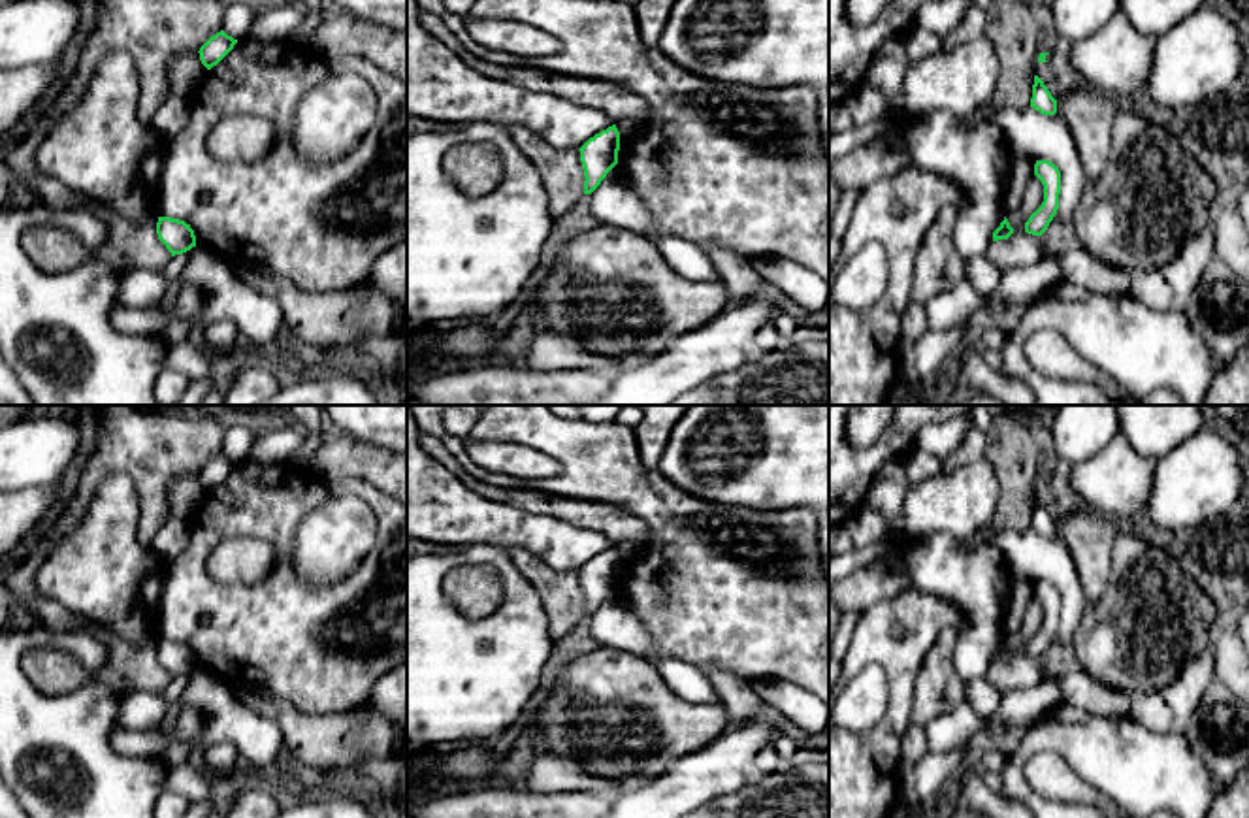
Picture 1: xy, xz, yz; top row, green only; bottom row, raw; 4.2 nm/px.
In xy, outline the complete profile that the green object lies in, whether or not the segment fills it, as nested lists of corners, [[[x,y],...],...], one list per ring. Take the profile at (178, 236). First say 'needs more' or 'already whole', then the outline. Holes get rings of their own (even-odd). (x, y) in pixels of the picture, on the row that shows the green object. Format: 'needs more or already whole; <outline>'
already whole; [[[158,217],[156,222],[158,239],[166,245],[166,249],[175,254],[183,254],[196,247],[196,236],[190,224],[171,217]]]

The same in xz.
already whole; [[[616,124],[590,138],[580,149],[584,168],[584,194],[592,194],[618,164],[620,132]]]

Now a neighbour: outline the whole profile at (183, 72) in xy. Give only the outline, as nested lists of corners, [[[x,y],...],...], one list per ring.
[[[183,51],[166,64],[170,94],[188,98],[209,70],[202,64],[198,51]]]

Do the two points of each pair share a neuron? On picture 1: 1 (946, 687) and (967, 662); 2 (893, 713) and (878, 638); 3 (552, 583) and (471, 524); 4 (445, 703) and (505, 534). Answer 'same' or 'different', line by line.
1: different
2: same
3: different
4: different

